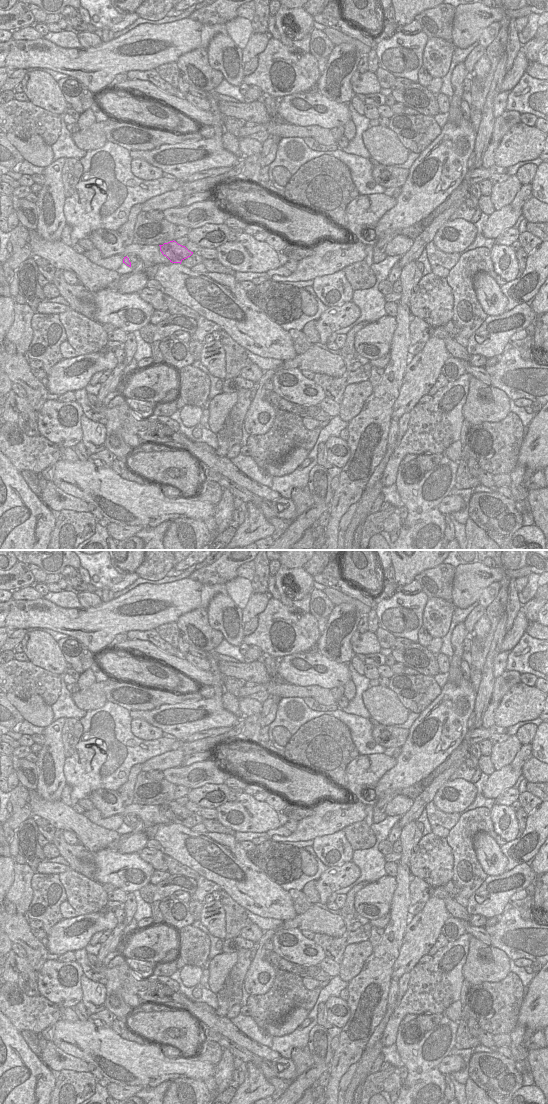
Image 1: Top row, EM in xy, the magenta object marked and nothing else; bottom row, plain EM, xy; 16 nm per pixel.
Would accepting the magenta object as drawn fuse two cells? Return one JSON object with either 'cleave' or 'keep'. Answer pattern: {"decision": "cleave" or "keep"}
{"decision": "keep"}

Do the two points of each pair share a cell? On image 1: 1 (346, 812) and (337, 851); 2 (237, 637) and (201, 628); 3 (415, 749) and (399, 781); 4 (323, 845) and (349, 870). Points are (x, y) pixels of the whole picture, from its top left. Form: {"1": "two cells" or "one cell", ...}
{"1": "two cells", "2": "two cells", "3": "one cell", "4": "two cells"}

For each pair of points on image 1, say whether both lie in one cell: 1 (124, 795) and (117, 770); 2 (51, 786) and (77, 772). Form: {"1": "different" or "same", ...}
{"1": "different", "2": "different"}

